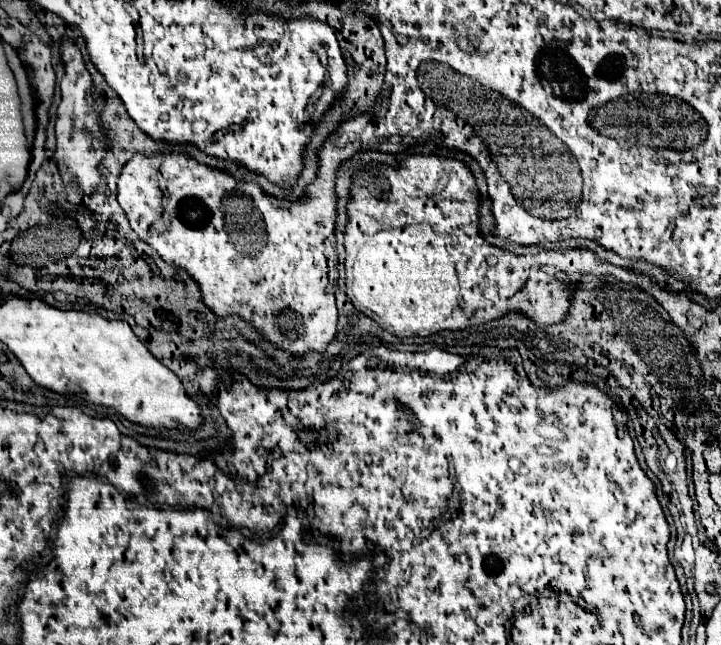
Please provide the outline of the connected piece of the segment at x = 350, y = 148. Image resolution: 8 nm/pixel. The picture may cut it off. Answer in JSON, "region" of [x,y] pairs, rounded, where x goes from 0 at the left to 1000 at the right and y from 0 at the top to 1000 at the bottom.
{"region":[[[505,178],[502,181],[485,181],[480,184],[469,203],[447,225],[444,231],[444,259],[441,259],[441,278],[430,287],[427,293],[427,302],[422,309],[416,309],[413,315],[399,315],[399,312],[388,312],[388,309],[380,309],[369,299],[361,296],[361,290],[355,284],[336,284],[336,281],[327,281],[322,278],[319,271],[313,268],[305,268],[305,265],[297,265],[258,240],[214,240],[214,243],[202,243],[197,237],[189,237],[172,259],[169,259],[169,268],[164,274],[164,315],[166,321],[172,324],[178,343],[180,343],[180,352],[186,355],[186,361],[200,374],[205,377],[211,386],[219,389],[219,395],[233,408],[233,411],[241,411],[252,420],[258,420],[272,439],[275,439],[275,448],[277,448],[277,457],[280,457],[280,467],[283,473],[300,485],[302,491],[319,491],[319,488],[330,488],[333,495],[338,495],[341,501],[347,501],[350,507],[355,507],[355,513],[372,526],[380,538],[386,541],[394,541],[399,547],[405,547],[405,553],[416,557],[422,553],[424,547],[449,547],[452,538],[463,529],[466,522],[466,501],[469,501],[469,479],[466,479],[466,467],[463,467],[463,445],[466,445],[466,436],[469,436],[469,392],[466,392],[466,336],[469,336],[469,327],[466,327],[466,268],[472,262],[472,256],[477,250],[485,250],[488,240],[491,240],[491,219],[499,216],[499,209],[505,206]]]}

